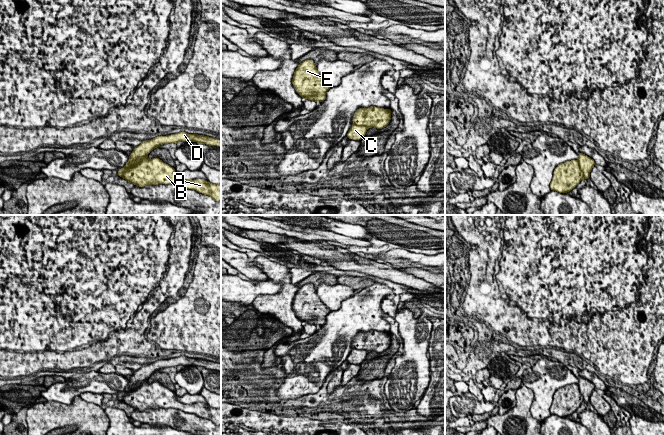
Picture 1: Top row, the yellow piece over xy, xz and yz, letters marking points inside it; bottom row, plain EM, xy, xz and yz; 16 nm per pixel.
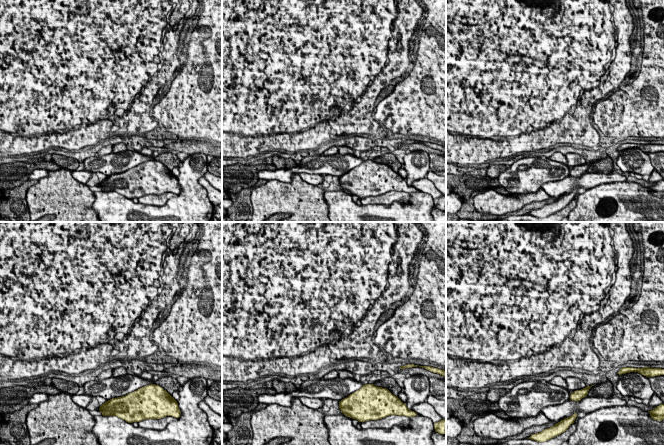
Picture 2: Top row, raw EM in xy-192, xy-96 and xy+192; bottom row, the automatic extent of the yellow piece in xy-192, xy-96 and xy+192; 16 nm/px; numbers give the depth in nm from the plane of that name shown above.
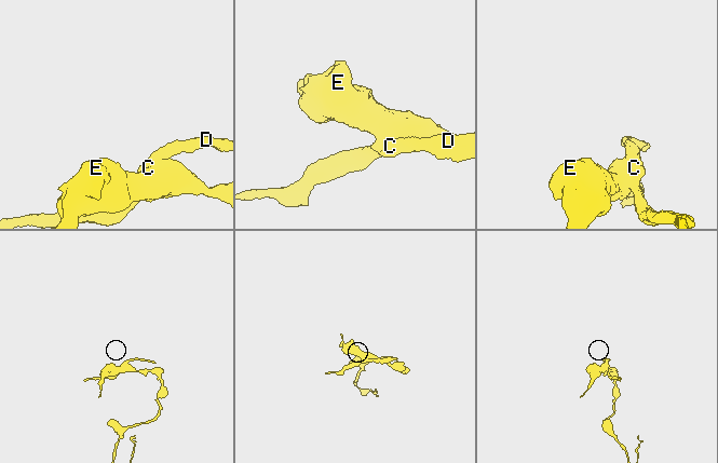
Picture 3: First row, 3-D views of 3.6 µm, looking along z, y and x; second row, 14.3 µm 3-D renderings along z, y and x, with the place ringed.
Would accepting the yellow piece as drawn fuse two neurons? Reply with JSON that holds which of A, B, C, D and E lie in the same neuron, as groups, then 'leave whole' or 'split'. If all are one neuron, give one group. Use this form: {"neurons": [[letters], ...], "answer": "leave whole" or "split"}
{"neurons": [["A", "B", "E"], ["C", "D"]], "answer": "split"}

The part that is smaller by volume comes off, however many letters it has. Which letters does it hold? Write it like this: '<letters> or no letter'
C, D

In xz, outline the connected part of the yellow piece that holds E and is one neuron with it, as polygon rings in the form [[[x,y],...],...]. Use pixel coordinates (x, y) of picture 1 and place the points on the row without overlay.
[[[311,283],[298,289],[293,299],[292,309],[297,318],[304,324],[308,323],[320,327],[326,323],[326,316],[331,312],[320,301],[317,290]]]

